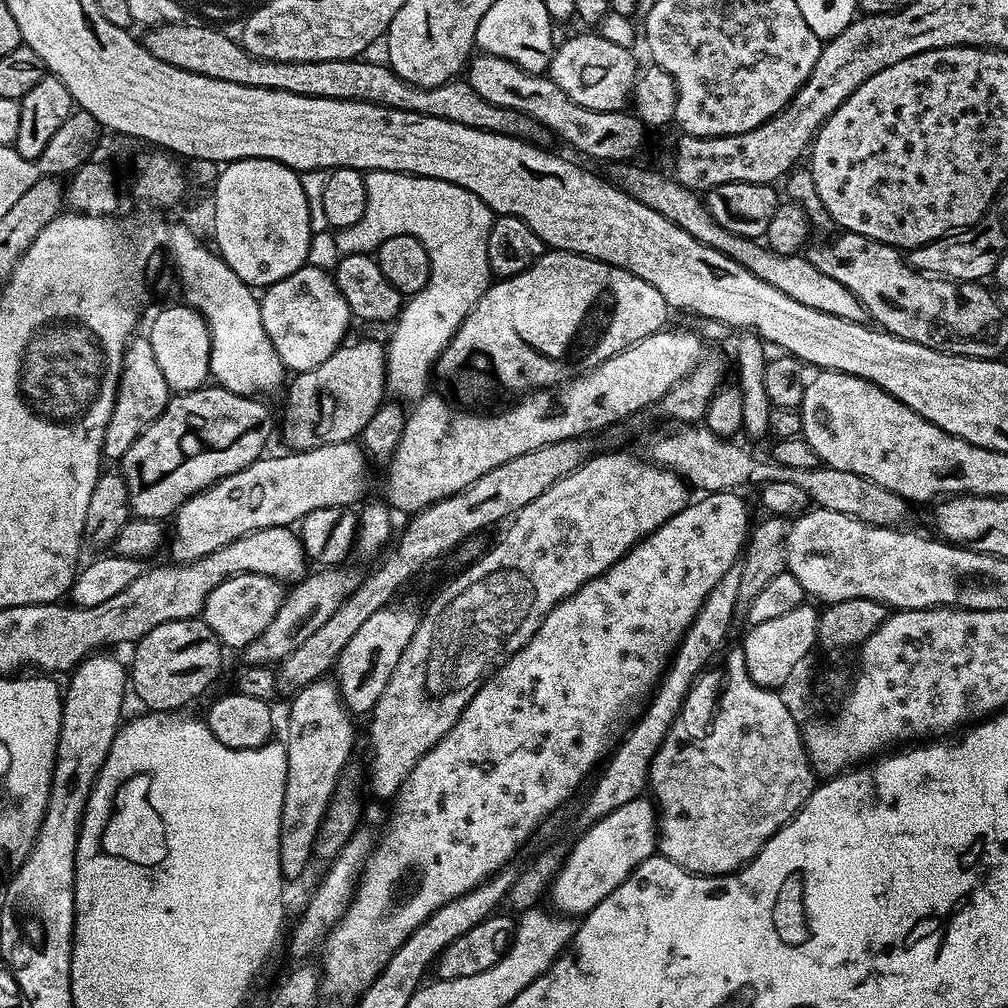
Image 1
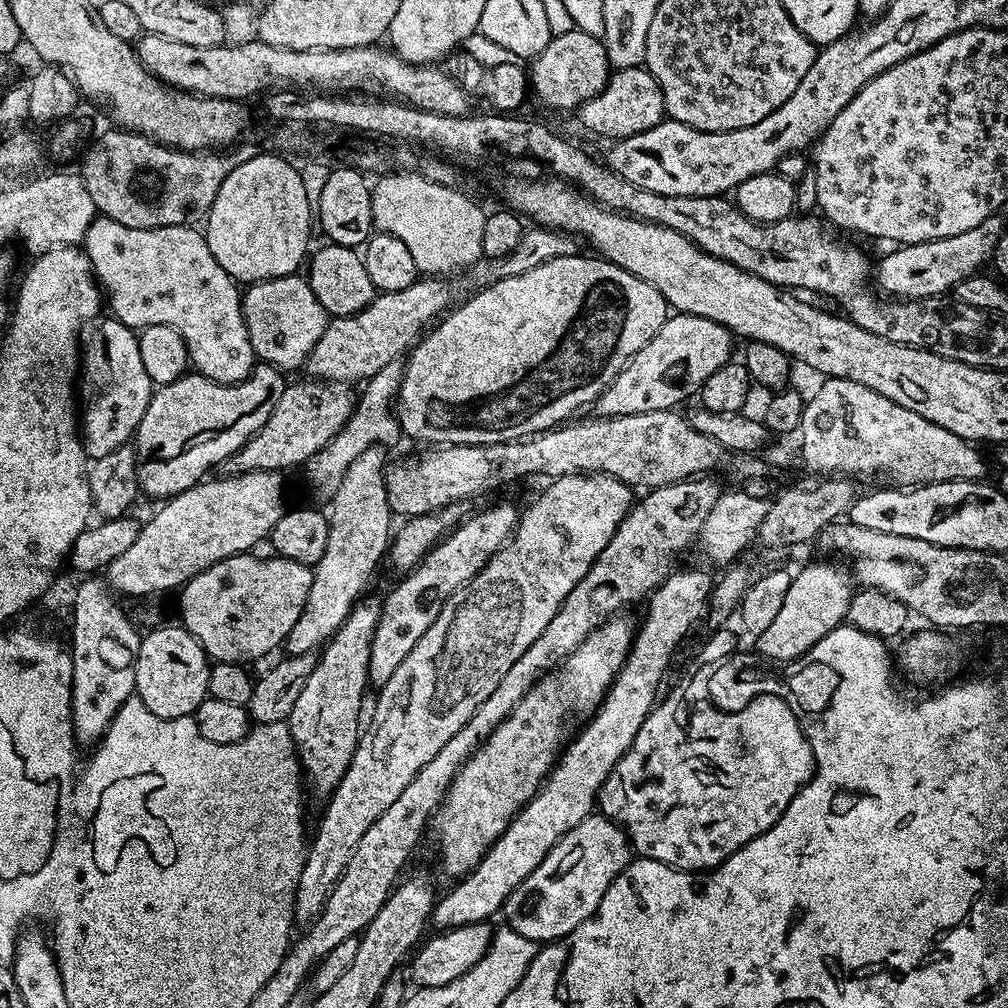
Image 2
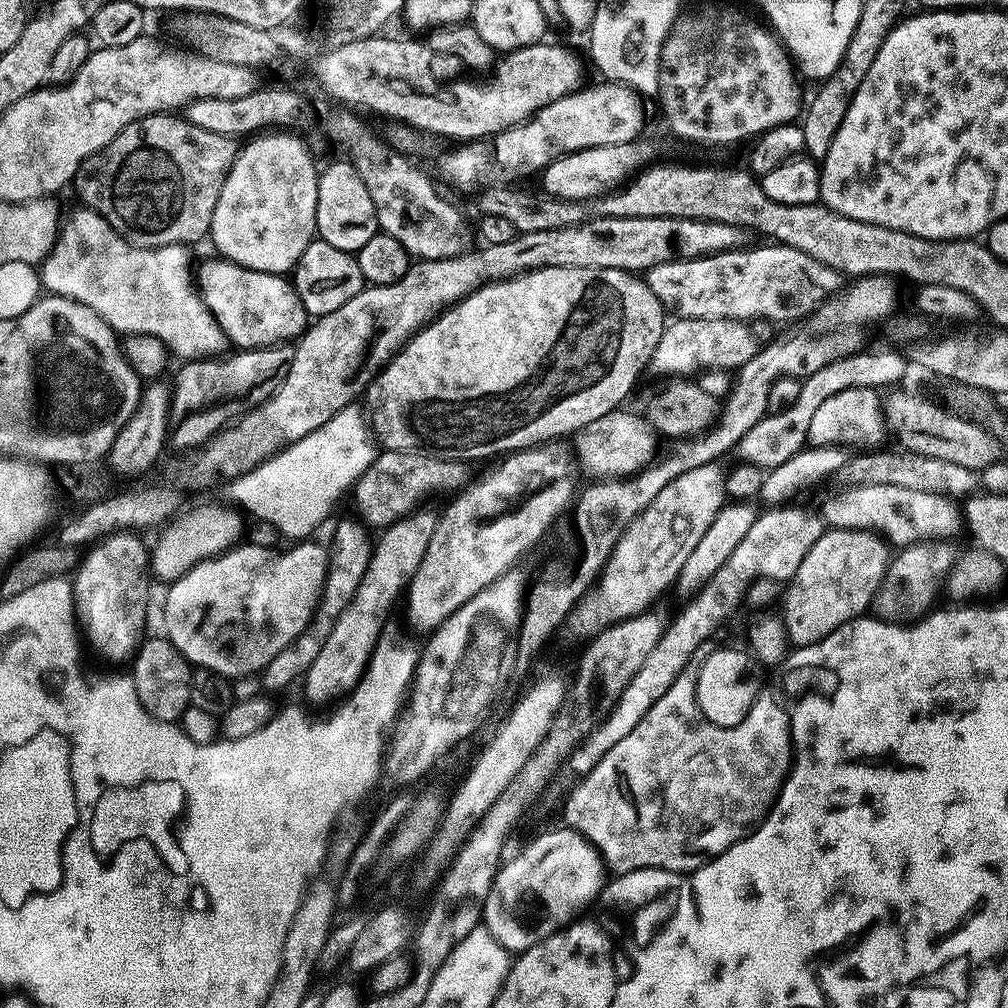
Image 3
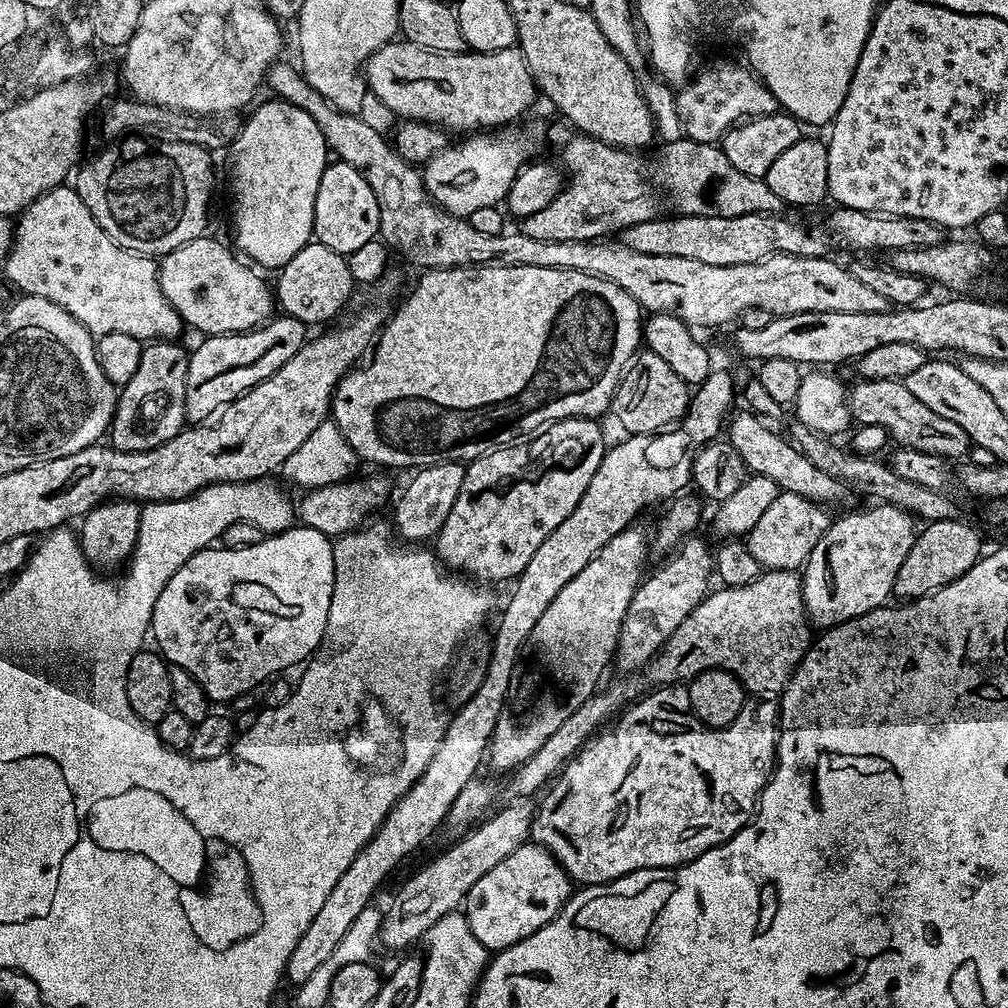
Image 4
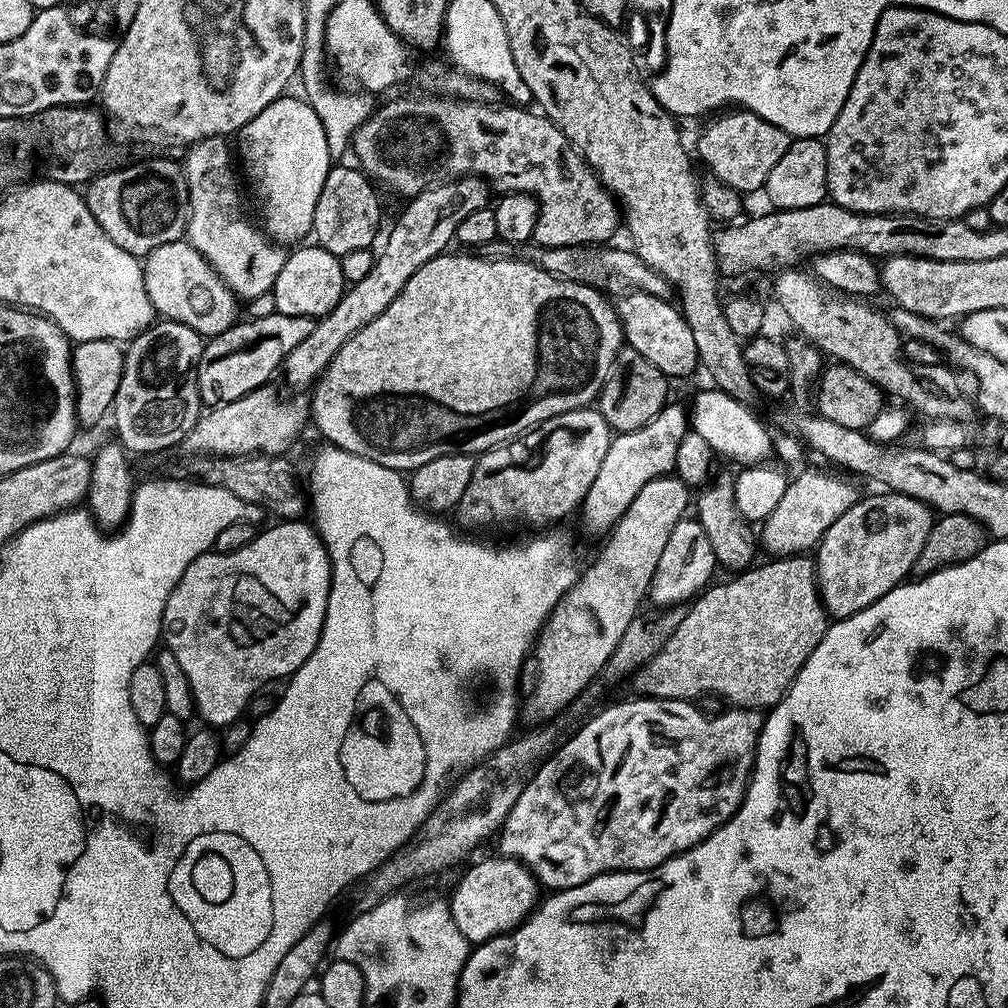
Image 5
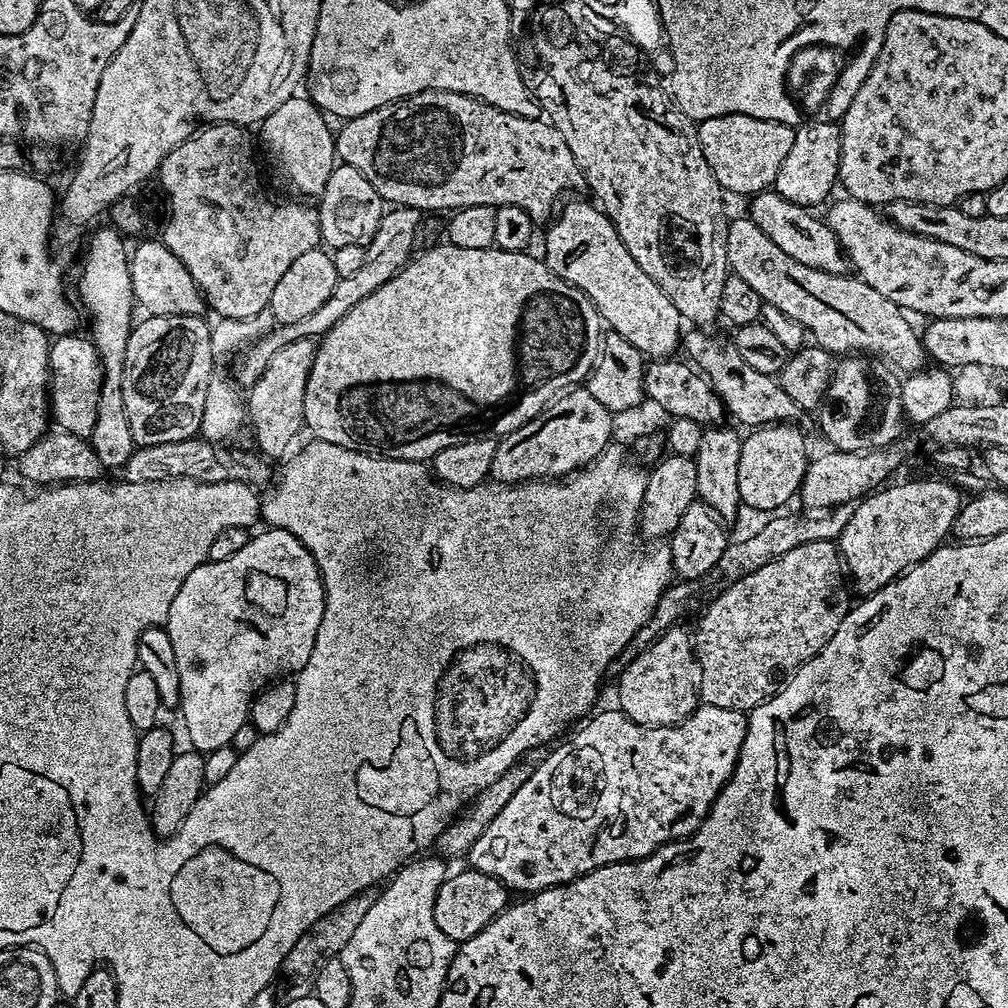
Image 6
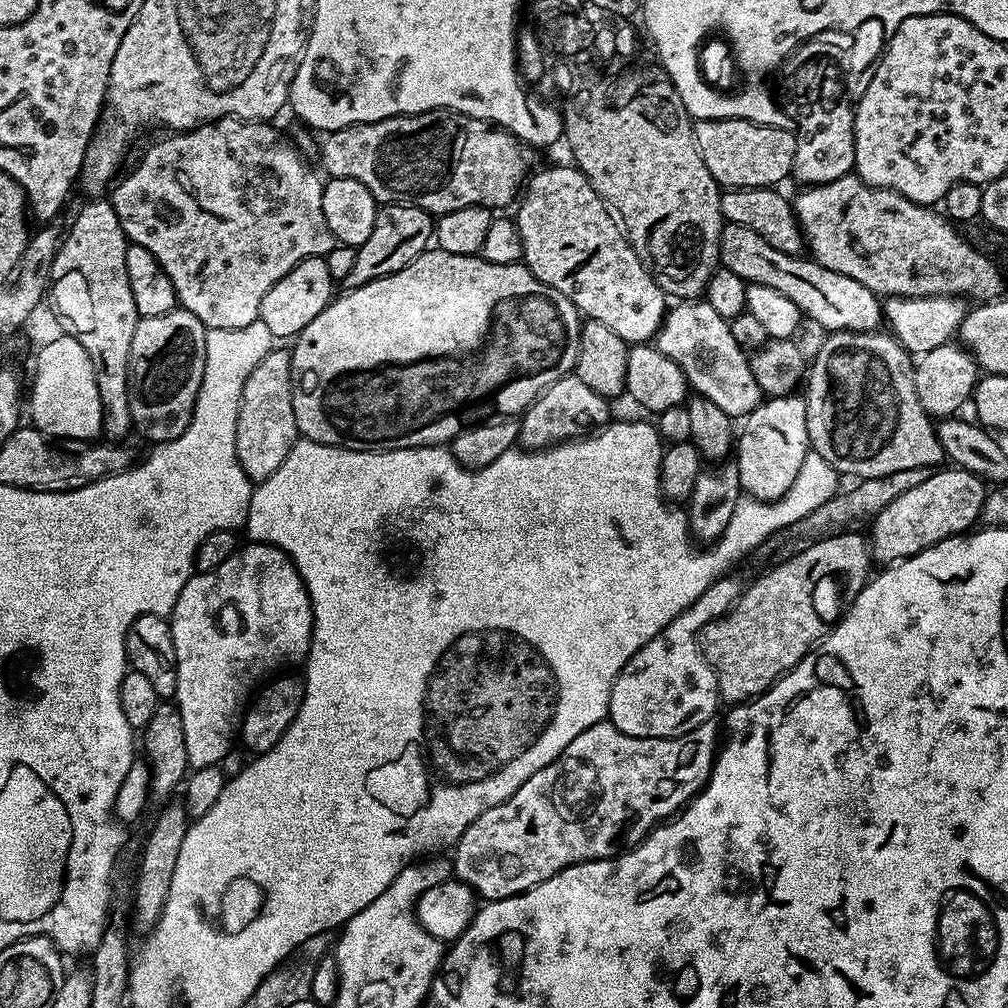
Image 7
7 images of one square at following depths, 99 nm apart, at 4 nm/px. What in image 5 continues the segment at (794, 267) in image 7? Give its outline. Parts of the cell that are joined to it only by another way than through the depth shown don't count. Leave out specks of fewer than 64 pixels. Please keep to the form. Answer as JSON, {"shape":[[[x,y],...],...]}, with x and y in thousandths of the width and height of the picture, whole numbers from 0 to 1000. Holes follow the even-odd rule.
{"shape":[[[774,268],[770,274],[770,298],[774,301],[776,309],[782,313],[784,320],[790,324],[789,328],[799,337],[810,342],[818,354],[834,361],[842,361],[851,367],[859,376],[869,380],[882,394],[890,393],[890,398],[903,402],[917,415],[930,415],[932,417],[962,417],[966,413],[966,397],[956,393],[952,386],[953,374],[943,364],[936,360],[906,361],[902,359],[895,348],[895,334],[888,323],[881,317],[876,309],[864,306],[864,301],[853,296],[846,296],[838,292],[826,292],[818,283],[810,277],[809,273],[801,269]]]}

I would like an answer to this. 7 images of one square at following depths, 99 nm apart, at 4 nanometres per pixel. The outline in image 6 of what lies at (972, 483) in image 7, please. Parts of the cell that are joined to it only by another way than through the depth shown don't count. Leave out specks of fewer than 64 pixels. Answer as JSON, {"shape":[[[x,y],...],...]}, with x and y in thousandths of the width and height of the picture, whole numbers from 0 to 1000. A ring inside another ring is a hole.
{"shape":[[[901,476],[898,480],[888,480],[874,483],[854,495],[848,501],[843,518],[839,520],[839,526],[835,526],[831,537],[833,555],[839,564],[840,574],[841,571],[845,574],[846,581],[857,593],[867,590],[872,583],[878,583],[883,576],[897,570],[908,560],[915,559],[925,547],[934,543],[941,535],[948,515],[952,512],[952,488],[935,476]]]}

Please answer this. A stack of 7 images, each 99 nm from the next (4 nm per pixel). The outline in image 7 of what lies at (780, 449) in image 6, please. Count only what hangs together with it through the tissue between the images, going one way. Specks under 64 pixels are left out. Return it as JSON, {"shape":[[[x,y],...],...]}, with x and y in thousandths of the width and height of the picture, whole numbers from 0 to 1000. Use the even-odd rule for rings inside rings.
{"shape":[[[783,391],[781,393],[768,393],[759,396],[747,409],[743,409],[741,413],[737,414],[736,421],[738,421],[738,426],[735,429],[733,426],[732,436],[728,440],[728,458],[732,462],[732,474],[734,475],[735,485],[747,496],[774,496],[780,490],[780,486],[784,486],[784,482],[788,482],[788,474],[792,474],[792,466],[796,466],[796,458],[804,447],[802,428],[800,427],[798,394],[794,391]]]}

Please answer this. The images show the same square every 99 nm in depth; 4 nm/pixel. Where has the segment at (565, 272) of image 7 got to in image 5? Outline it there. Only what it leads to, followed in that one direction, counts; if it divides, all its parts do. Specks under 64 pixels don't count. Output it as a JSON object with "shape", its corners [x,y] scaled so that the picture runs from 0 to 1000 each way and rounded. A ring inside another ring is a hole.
{"shape":[[[632,288],[624,289],[614,299],[610,299],[609,305],[611,313],[615,314],[615,322],[619,325],[619,336],[622,344],[633,347],[637,355],[645,355],[653,367],[657,367],[659,372],[664,375],[670,373],[683,373],[689,365],[692,365],[690,356],[690,344],[688,343],[688,331],[685,323],[679,318],[679,312],[670,301],[662,302],[664,299],[657,294],[647,294],[644,290],[635,290]]]}

